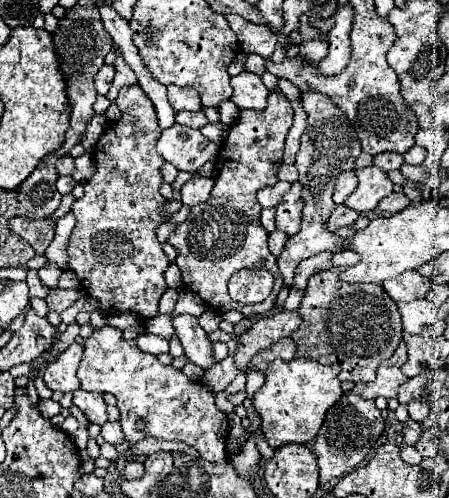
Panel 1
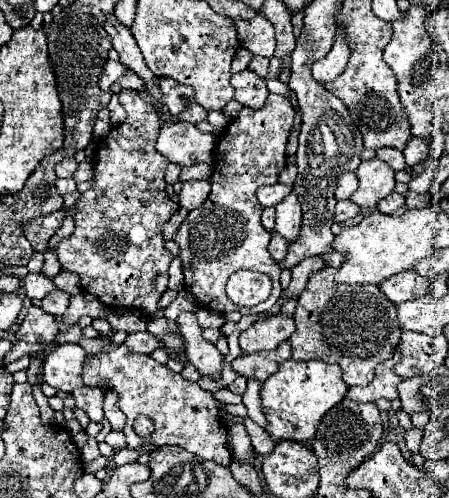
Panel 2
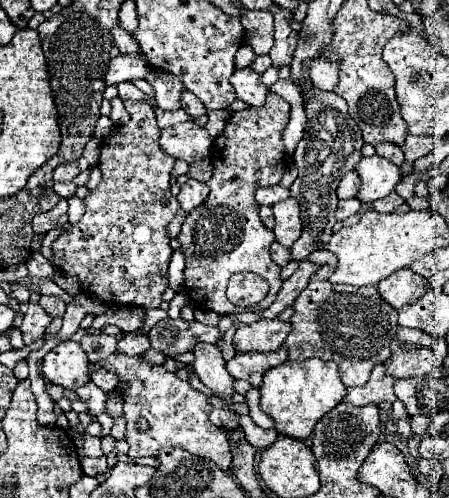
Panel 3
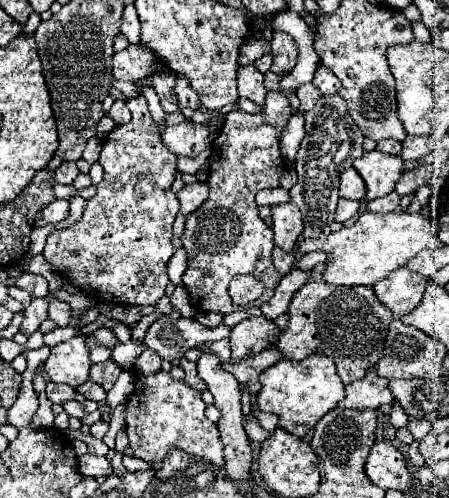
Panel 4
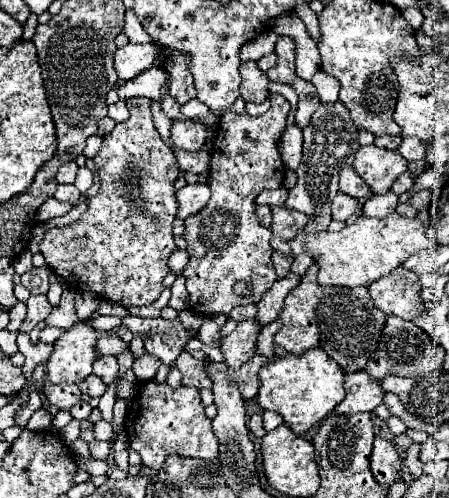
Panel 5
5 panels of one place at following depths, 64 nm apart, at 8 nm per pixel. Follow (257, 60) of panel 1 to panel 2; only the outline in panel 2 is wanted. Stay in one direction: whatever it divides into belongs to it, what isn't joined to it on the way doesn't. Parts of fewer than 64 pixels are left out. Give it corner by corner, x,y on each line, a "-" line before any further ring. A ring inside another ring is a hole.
254,56
252,58
252,62
248,64
248,70
252,70
252,72
256,72
258,76
266,76
268,74
268,58
264,58
264,56

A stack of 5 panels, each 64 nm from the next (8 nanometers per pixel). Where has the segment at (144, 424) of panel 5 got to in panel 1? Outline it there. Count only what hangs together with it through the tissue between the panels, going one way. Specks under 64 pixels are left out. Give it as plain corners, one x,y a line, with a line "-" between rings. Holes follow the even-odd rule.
104,326
100,330
94,330
94,334
86,340
84,356
78,368
78,380
82,390
98,390
98,392
110,392
118,398
118,410
122,414
122,430
128,444
136,444
144,436
154,436
160,440
176,440
192,446
204,460
210,462
228,462
228,450
226,450
226,436
228,436
228,418
222,414
214,404
214,394
206,390
200,382
194,382
184,376
184,372
174,370
172,366
164,366
156,360
156,356
146,354
136,348
134,340
122,340
122,330
-
138,420
146,420
146,430
140,432
136,428

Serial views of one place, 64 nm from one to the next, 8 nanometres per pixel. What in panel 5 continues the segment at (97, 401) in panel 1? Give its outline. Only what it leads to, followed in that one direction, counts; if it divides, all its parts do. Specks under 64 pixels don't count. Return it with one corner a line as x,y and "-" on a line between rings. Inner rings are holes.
90,374
86,380
82,380
80,384
78,384
78,388
83,394
87,394
90,397
100,397
104,394
104,390
106,390
106,384
102,382
102,378
98,378
98,376
94,376
94,374

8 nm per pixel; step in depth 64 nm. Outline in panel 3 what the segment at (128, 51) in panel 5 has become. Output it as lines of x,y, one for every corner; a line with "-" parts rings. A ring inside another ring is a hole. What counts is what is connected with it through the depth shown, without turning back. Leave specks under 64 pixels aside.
140,52
140,56
116,56
110,60
110,68
106,74
106,84
108,86
116,86
118,82
124,80
138,80
138,78
146,78
150,74
152,68
148,68
148,60
144,60
144,54

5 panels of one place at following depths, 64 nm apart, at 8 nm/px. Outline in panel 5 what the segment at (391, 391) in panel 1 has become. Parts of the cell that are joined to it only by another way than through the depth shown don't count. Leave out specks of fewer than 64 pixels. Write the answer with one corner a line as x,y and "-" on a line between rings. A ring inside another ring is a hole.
366,372
346,374
346,398
336,406
334,414
358,414
358,412
372,412
378,404
382,404
384,390
380,388
378,380
370,378

